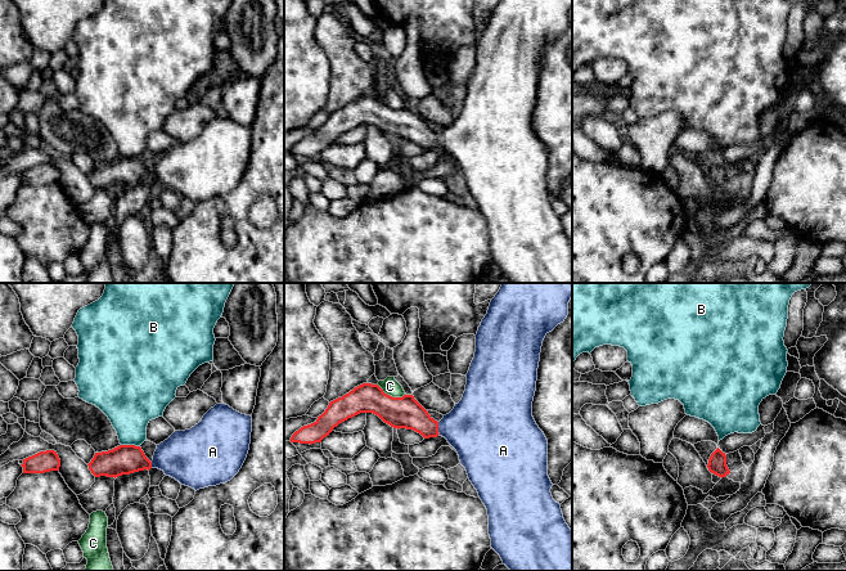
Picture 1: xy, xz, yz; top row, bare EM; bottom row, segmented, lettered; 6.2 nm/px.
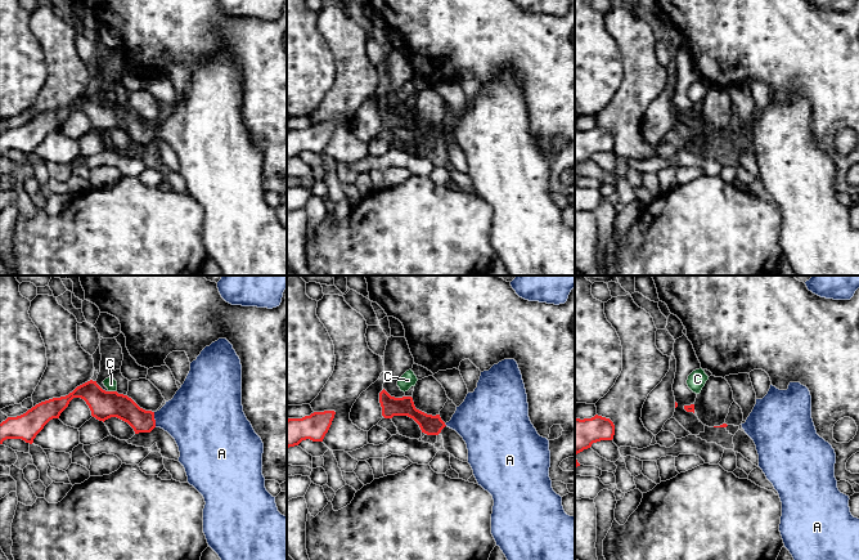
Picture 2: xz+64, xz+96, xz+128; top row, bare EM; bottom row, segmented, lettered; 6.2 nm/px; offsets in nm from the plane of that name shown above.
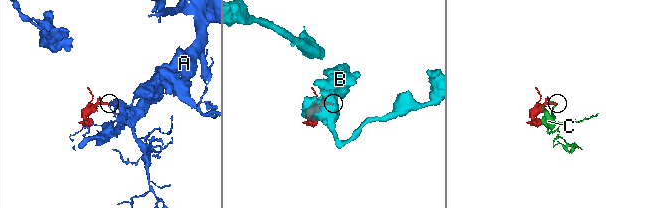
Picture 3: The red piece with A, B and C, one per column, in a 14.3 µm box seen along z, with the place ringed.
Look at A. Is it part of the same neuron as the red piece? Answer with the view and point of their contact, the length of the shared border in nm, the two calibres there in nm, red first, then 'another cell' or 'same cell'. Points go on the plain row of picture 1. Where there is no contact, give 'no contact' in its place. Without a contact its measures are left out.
contact xz (437, 140); length 80 nm; calibres 200 and 380 nm; same cell

